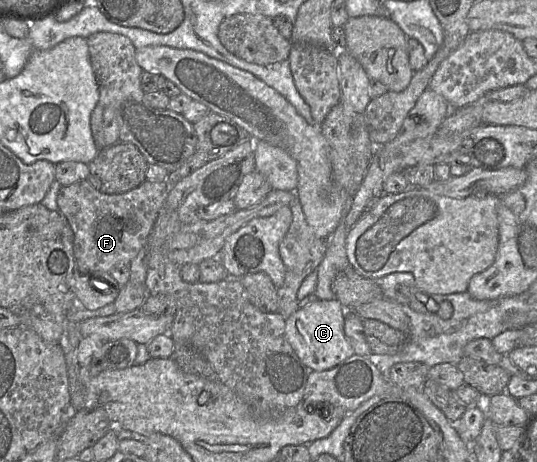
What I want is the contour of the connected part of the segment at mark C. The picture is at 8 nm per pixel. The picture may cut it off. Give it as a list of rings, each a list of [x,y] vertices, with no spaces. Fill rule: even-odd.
[[[336,298],[317,300],[304,308],[299,308],[286,320],[286,338],[298,358],[311,371],[331,369],[356,354],[344,334],[346,311]]]

